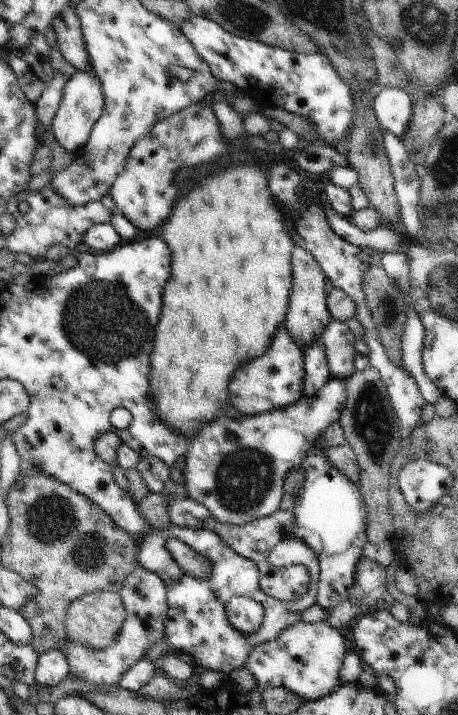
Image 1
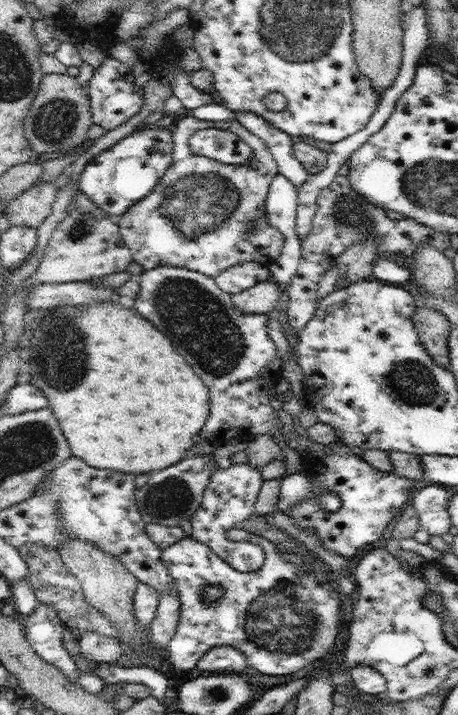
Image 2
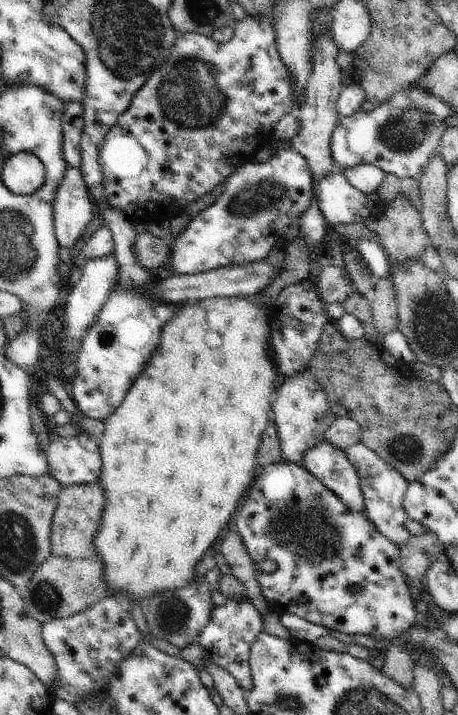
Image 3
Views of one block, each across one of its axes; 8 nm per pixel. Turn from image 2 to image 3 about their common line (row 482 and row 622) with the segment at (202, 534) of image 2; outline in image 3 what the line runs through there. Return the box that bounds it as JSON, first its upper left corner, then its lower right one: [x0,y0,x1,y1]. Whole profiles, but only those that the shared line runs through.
[196,599,264,696]

